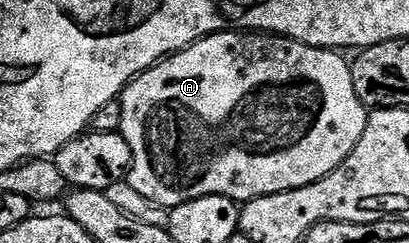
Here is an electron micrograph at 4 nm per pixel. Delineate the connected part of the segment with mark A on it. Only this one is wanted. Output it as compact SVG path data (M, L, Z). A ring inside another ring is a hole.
M230 30L213 32L204 36L181 52L157 61L152 68L141 72L129 82L119 99L123 118L120 133L131 146L133 167L129 169L127 183L135 186L143 198L151 198L151 202L162 204L164 208L174 208L188 200L204 196L226 196L238 202L248 202L260 196L270 196L280 192L290 192L308 184L319 182L346 160L355 150L359 138L363 138L363 130L369 121L369 112L365 103L355 94L353 70L348 59L344 60L340 51L331 48L316 48L303 42L293 40L290 36L262 34L256 30Z

